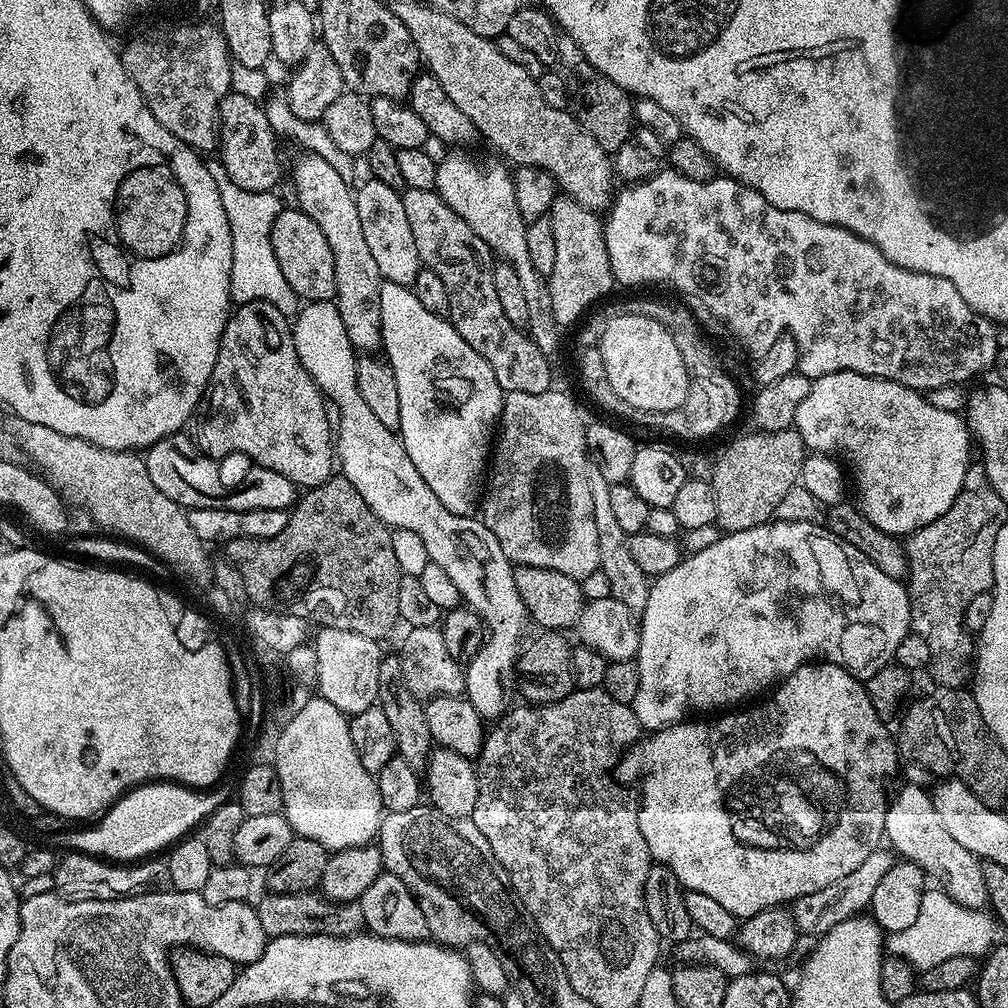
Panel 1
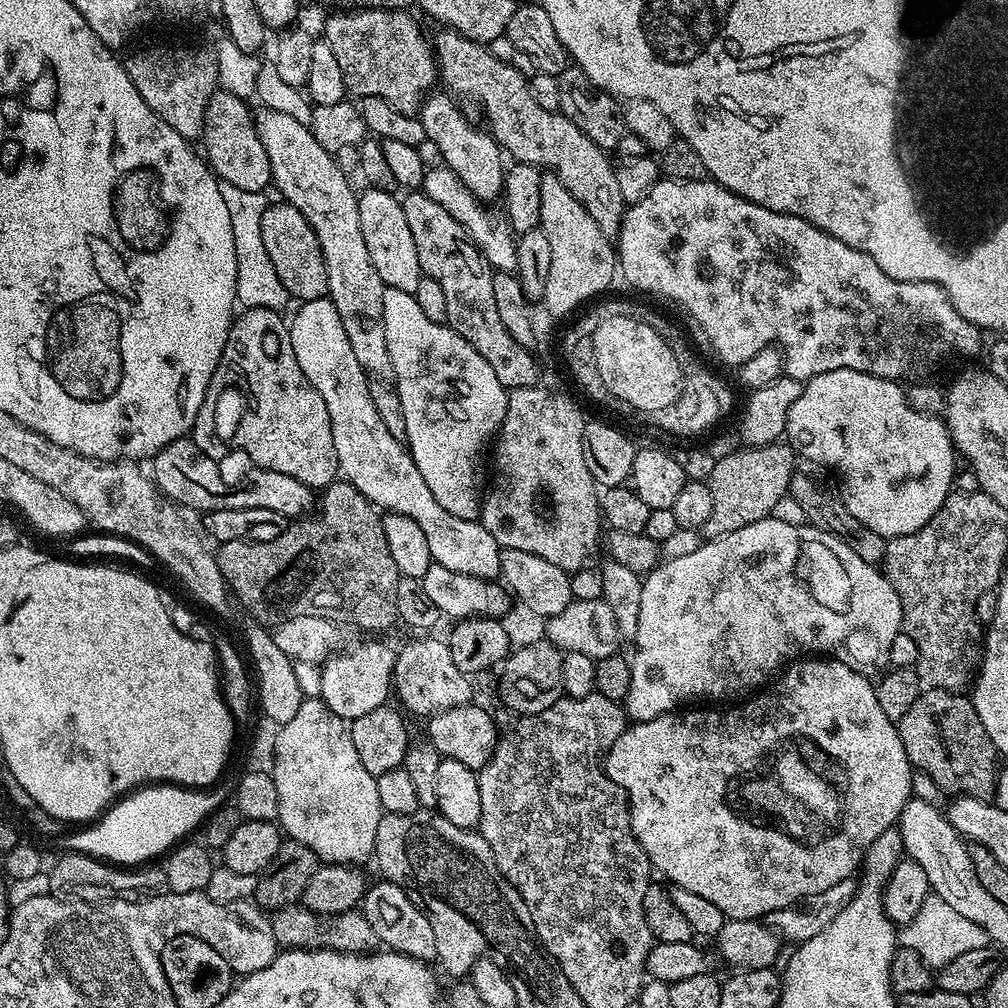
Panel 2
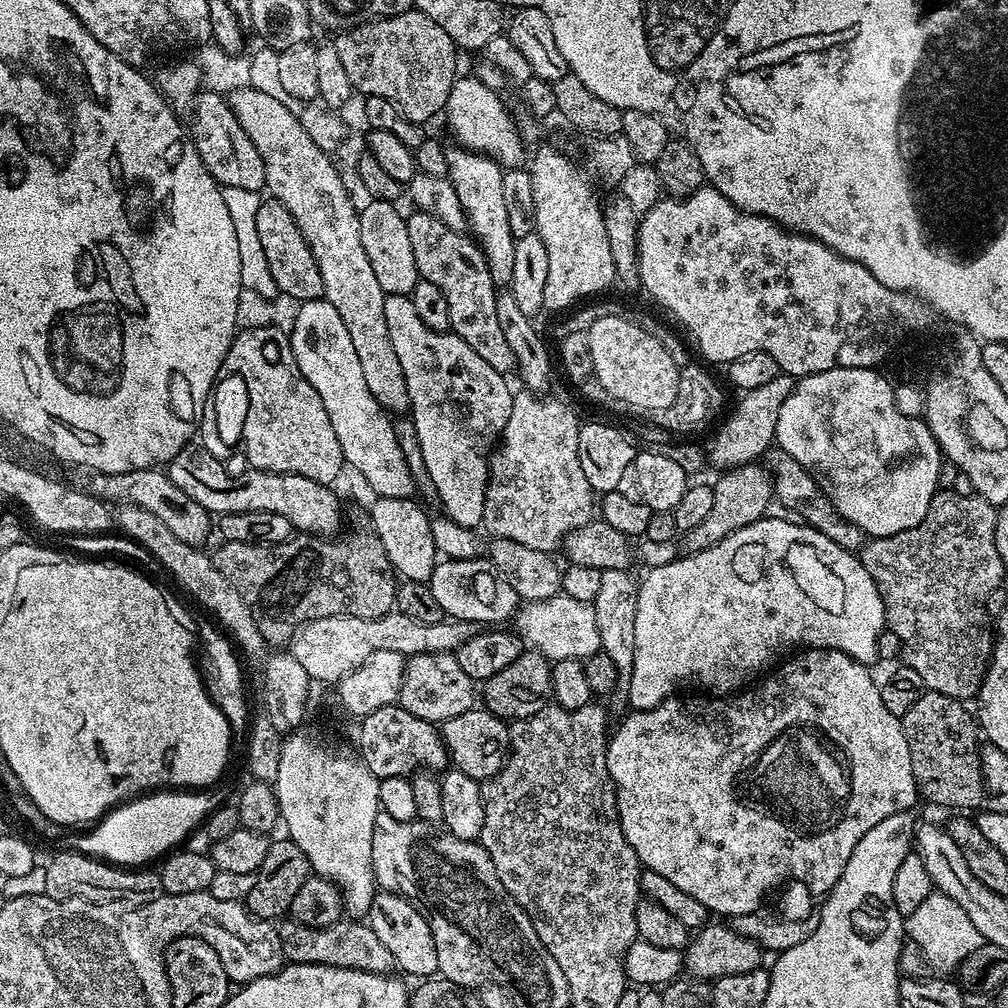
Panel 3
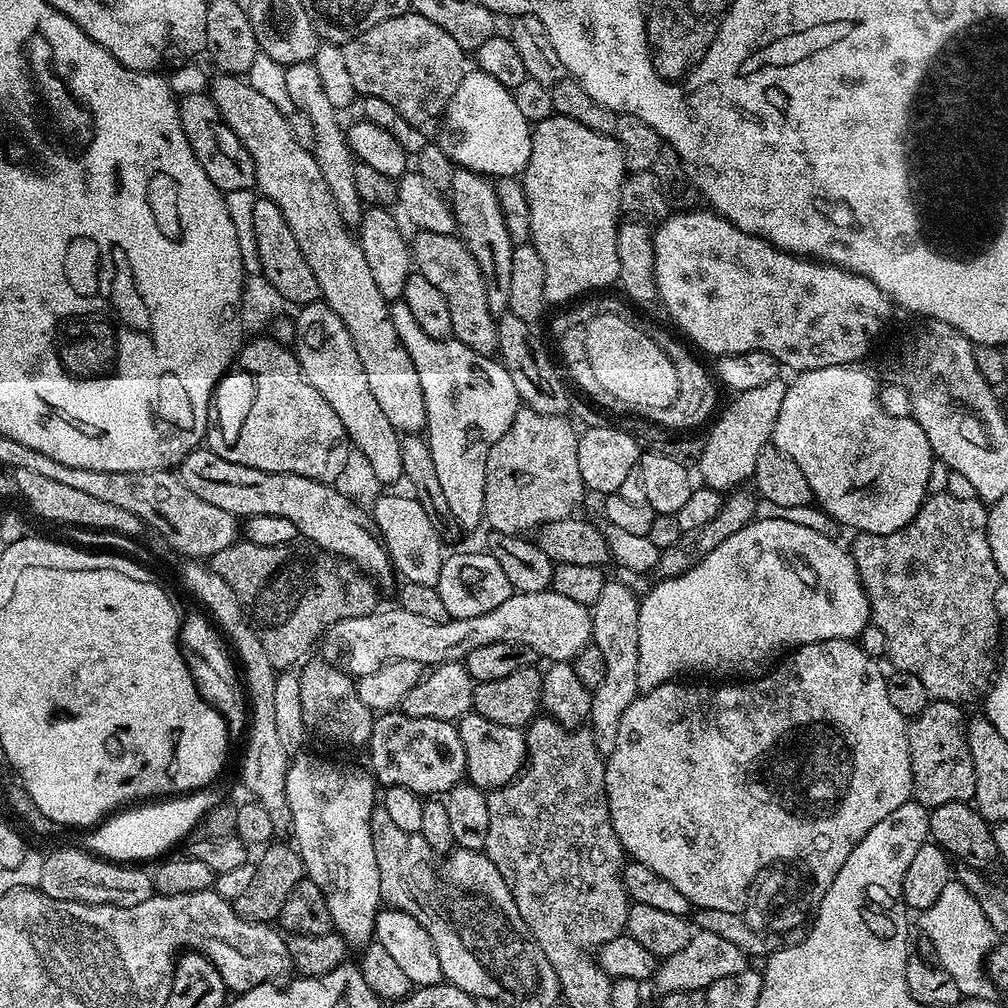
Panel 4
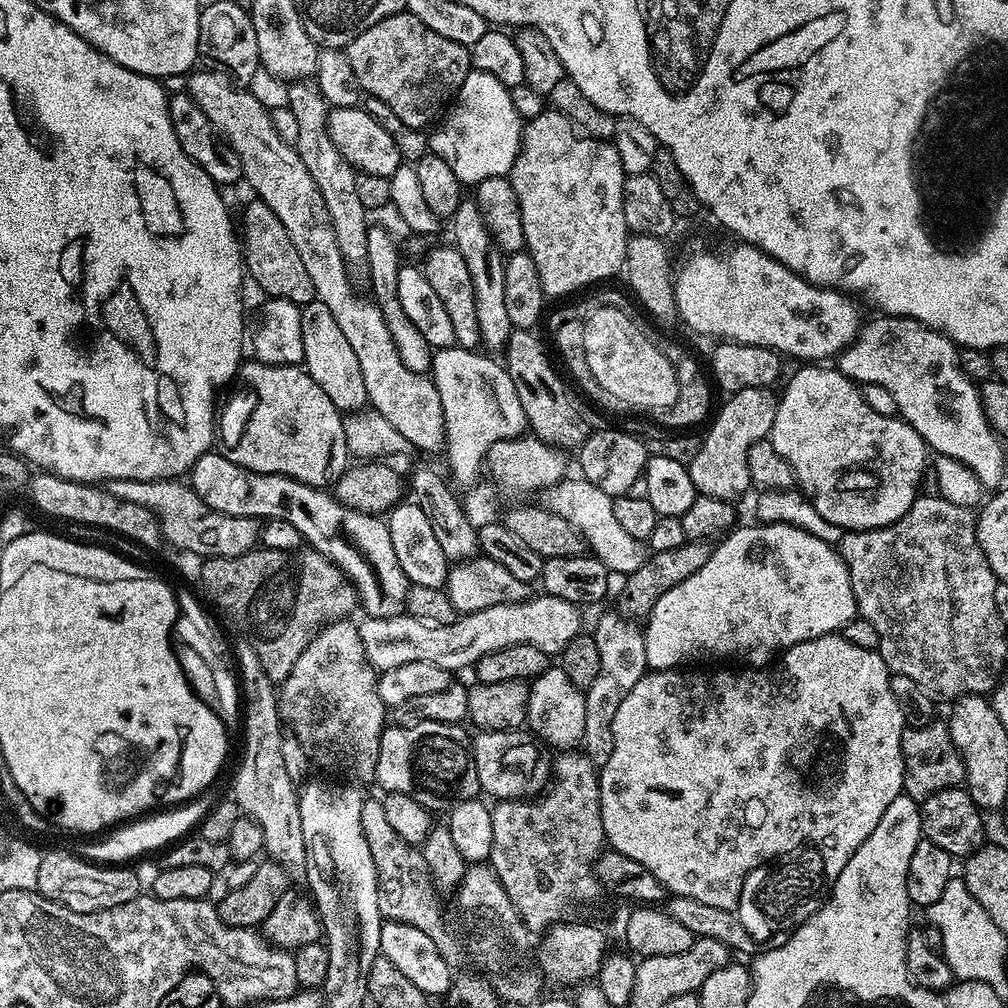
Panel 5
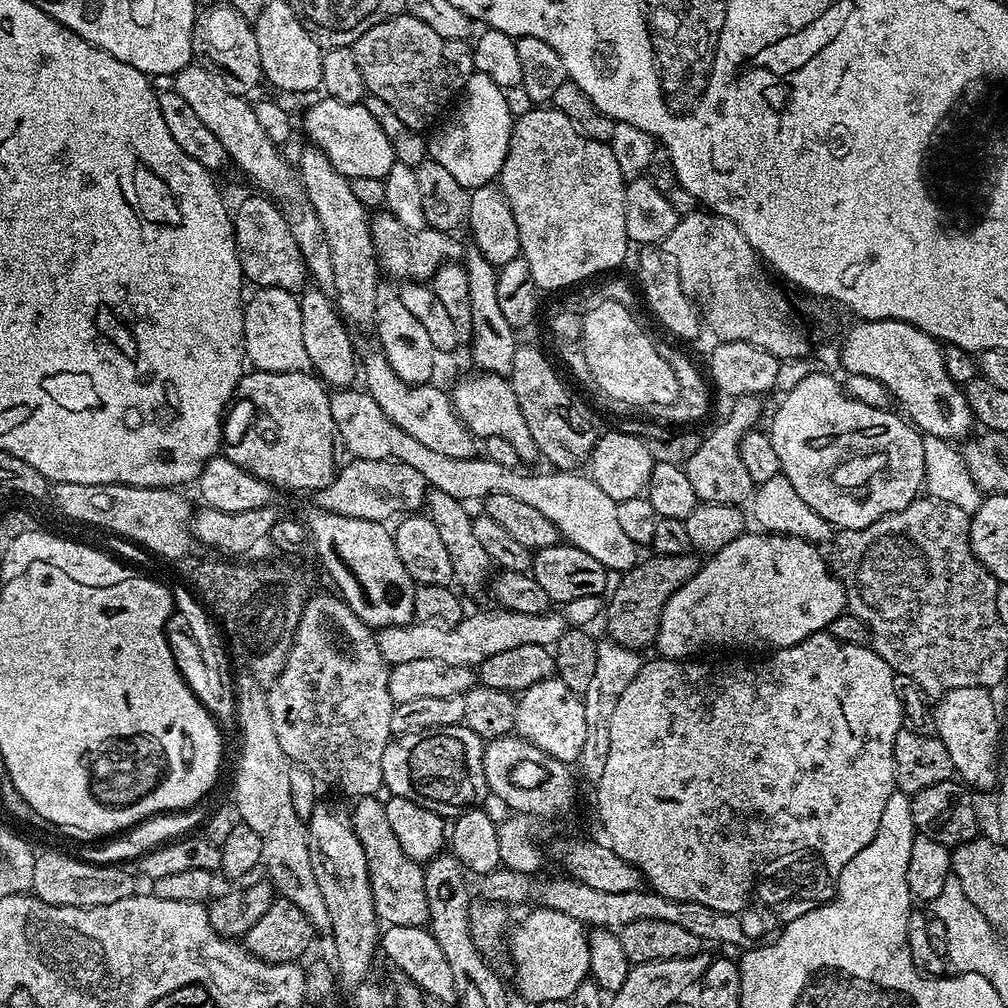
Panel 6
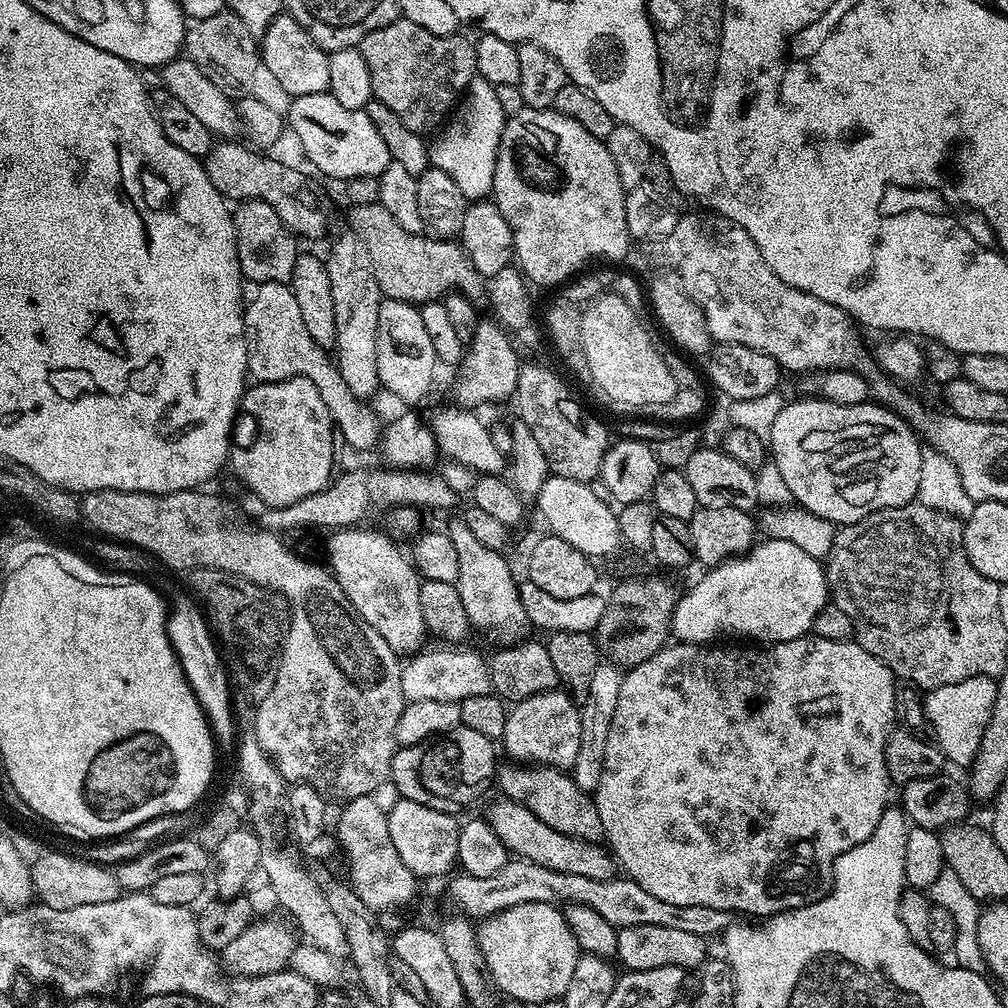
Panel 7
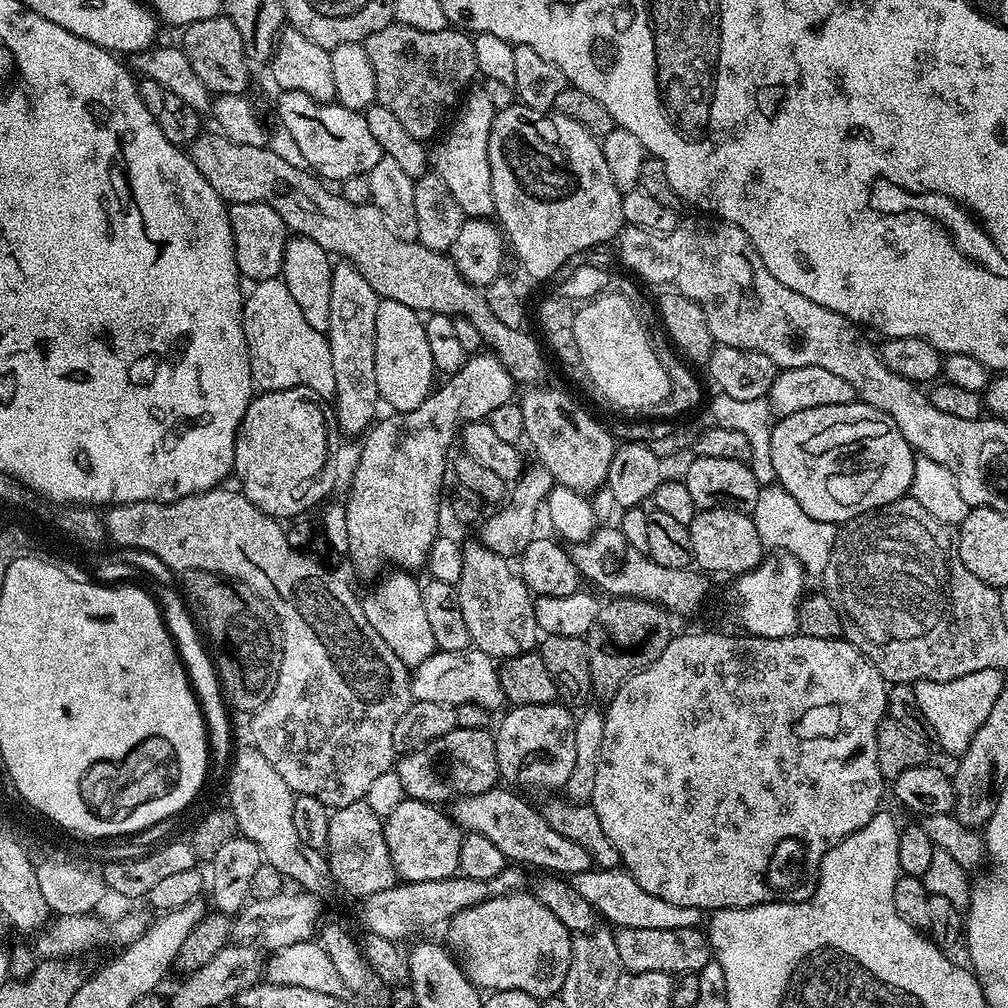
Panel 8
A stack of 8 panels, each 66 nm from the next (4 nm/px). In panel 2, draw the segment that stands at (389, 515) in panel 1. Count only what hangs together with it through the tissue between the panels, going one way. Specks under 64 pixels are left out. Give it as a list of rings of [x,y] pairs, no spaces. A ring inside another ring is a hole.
[[[336,308],[332,311],[332,408],[326,408],[326,411],[330,416],[372,416],[372,424],[336,424],[336,420],[330,420],[343,479],[350,481],[377,509],[385,513],[397,512],[418,522],[422,534],[426,534],[433,561],[446,566],[446,570],[483,580],[499,577],[501,546],[490,530],[486,530],[479,520],[454,518],[450,510],[442,510],[434,494],[430,494],[426,478],[418,474],[418,466],[405,441],[394,438],[394,434],[386,430],[386,422],[382,422],[374,398],[370,398],[369,373],[354,355]]]

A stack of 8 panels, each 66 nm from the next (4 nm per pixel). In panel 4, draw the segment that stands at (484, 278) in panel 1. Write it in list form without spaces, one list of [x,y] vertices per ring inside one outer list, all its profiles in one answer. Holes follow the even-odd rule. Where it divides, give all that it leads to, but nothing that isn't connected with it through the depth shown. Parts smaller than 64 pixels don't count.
[[[417,231],[415,235],[416,240],[414,236],[410,244],[415,267],[422,278],[427,278],[445,296],[450,309],[452,336],[478,354],[495,357],[500,346],[497,317],[490,310],[490,302],[486,302],[486,282],[482,282],[482,270],[478,270],[474,254],[470,254],[464,241],[456,234]]]

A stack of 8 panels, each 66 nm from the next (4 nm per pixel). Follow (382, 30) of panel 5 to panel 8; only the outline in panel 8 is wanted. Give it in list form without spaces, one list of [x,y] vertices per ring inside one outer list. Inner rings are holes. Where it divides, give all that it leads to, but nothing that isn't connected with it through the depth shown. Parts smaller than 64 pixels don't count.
[[[393,22],[367,36],[362,43],[366,54],[370,54],[370,63],[374,65],[376,103],[386,106],[386,110],[391,110],[398,117],[398,122],[402,122],[407,132],[414,134],[414,138],[425,142],[431,141],[431,136],[445,127],[444,111],[447,108],[457,107],[458,101],[469,87],[467,84],[478,76],[473,37],[467,31],[457,30],[452,26],[431,32],[430,30],[414,30],[405,24]]]

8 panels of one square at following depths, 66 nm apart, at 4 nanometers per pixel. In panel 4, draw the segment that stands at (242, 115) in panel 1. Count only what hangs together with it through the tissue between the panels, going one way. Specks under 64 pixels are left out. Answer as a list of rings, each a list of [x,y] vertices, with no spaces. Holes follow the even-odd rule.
[[[207,91],[186,94],[179,97],[178,103],[186,142],[190,142],[190,150],[194,150],[198,166],[206,170],[206,178],[210,178],[210,182],[214,182],[214,186],[218,186],[222,193],[255,189],[254,158],[250,158],[246,146],[242,146],[238,134],[234,134],[234,130],[226,126],[226,122],[220,117],[218,106],[214,106],[211,95]]]

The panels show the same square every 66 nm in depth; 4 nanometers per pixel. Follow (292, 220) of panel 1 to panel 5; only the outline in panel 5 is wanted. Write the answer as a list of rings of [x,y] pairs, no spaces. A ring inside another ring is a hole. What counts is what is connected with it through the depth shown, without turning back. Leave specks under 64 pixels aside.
[[[258,198],[244,208],[244,232],[242,228],[242,251],[247,275],[250,275],[264,290],[265,297],[286,298],[301,306],[316,299],[316,291],[310,282],[310,274],[306,274],[306,265],[294,250],[294,242],[290,242],[290,234],[286,234],[286,226],[278,222],[278,214],[266,206]]]

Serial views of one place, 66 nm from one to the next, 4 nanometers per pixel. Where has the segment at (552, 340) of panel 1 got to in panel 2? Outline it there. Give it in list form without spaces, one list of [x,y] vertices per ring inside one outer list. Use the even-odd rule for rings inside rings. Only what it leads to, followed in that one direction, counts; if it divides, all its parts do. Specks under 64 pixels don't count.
[[[432,166],[424,173],[424,183],[422,191],[434,198],[438,206],[445,208],[454,217],[454,222],[466,230],[466,234],[478,245],[480,252],[498,272],[515,272],[518,266],[518,250],[516,249],[517,237],[511,228],[508,227],[507,219],[503,215],[495,216],[492,212],[487,212],[485,201],[478,199],[454,174],[454,170],[443,166]]]

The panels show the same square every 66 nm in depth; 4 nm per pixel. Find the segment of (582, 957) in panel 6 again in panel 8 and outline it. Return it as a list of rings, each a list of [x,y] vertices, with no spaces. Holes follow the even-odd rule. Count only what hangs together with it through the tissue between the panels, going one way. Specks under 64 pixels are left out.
[[[521,890],[505,896],[495,896],[454,914],[446,924],[449,940],[447,943],[458,953],[459,963],[475,988],[488,994],[508,990],[524,991],[543,1002],[555,997],[562,982],[566,982],[566,970],[570,970],[572,961],[573,933],[566,926],[562,926],[562,922],[558,922],[554,914],[550,914],[550,910],[546,910],[546,906],[542,906],[542,902],[538,902],[535,895],[528,893],[527,896],[526,893],[527,891]]]

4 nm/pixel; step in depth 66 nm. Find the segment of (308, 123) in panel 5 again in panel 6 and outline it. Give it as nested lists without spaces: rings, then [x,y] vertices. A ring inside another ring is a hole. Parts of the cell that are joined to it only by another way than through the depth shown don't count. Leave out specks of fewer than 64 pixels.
[[[308,146],[301,154],[298,179],[318,214],[318,222],[330,246],[330,266],[334,266],[331,291],[340,315],[352,326],[371,325],[374,306],[378,302],[378,286],[382,282],[382,269],[376,259],[372,241],[369,209],[364,208],[354,195],[354,190],[350,190],[349,177],[334,170],[330,158],[326,158],[326,154],[322,154],[318,147]]]

